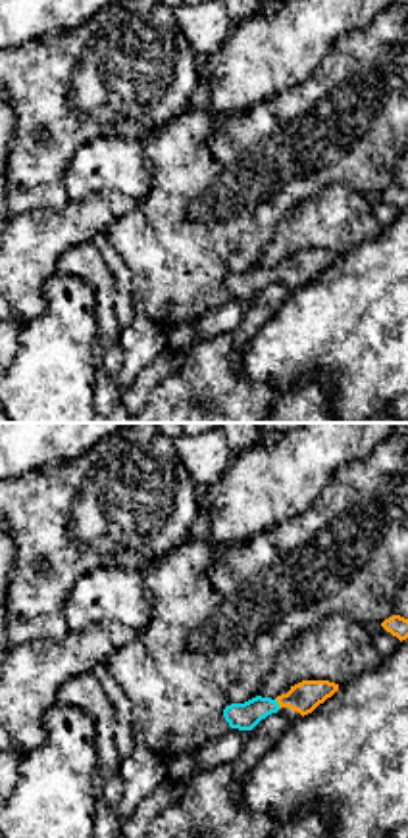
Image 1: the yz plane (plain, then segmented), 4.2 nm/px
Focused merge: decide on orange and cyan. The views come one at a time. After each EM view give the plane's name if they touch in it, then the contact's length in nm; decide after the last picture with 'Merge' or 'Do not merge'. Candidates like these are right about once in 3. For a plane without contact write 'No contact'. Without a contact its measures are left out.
Touches orange in yz. Shared border 50 nm

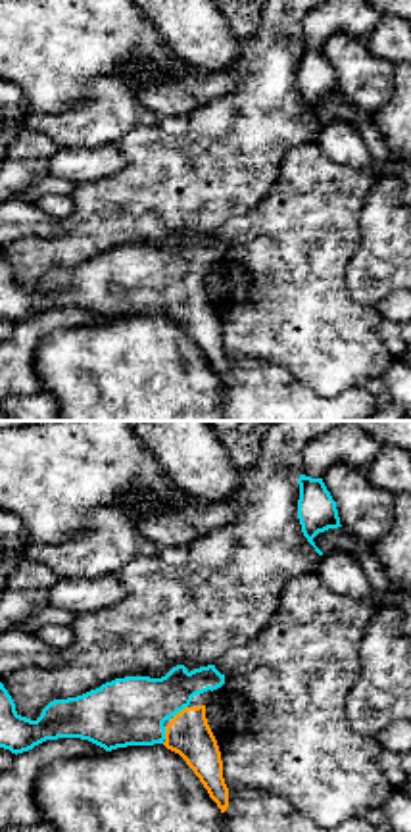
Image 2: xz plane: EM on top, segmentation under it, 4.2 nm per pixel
Touches orange in xz. Shared border 80 nm

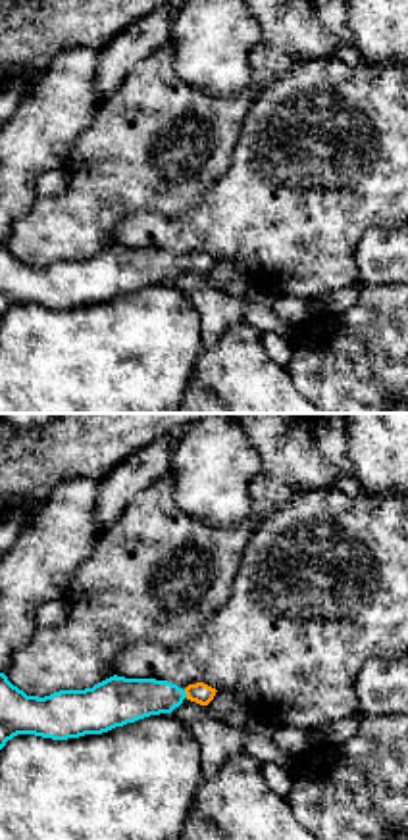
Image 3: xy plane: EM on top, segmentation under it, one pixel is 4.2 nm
Touches orange in xy. Shared border 40 nm

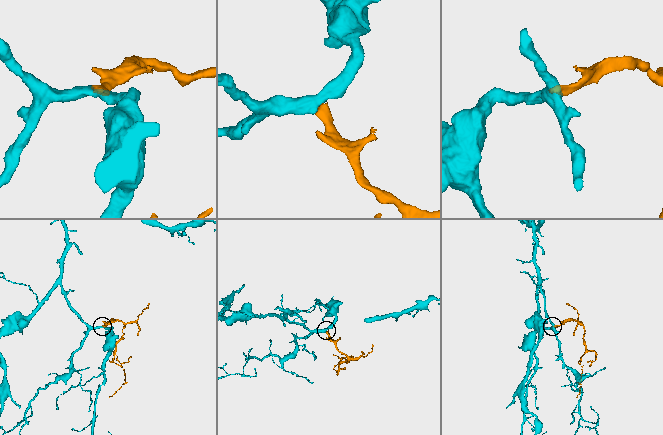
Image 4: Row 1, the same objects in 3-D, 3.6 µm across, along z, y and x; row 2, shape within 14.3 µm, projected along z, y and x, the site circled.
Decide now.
Merge

